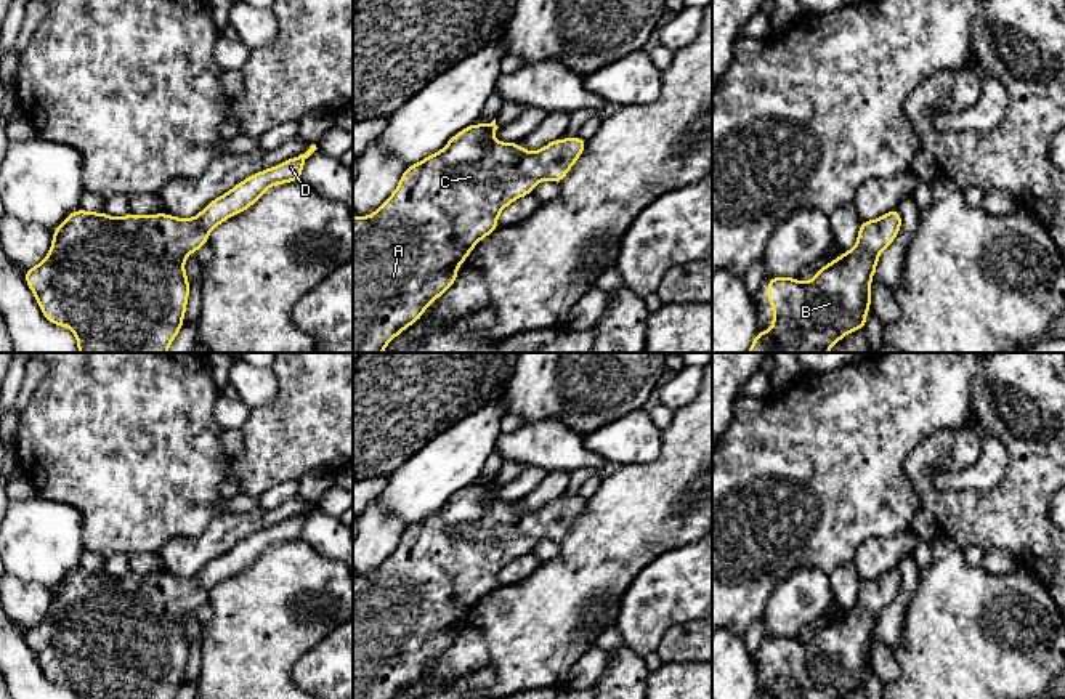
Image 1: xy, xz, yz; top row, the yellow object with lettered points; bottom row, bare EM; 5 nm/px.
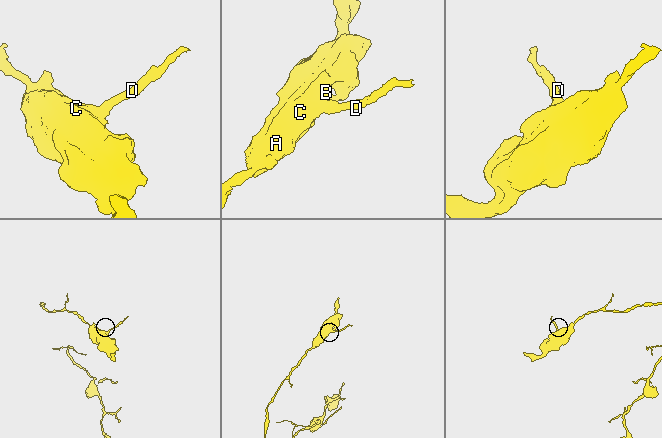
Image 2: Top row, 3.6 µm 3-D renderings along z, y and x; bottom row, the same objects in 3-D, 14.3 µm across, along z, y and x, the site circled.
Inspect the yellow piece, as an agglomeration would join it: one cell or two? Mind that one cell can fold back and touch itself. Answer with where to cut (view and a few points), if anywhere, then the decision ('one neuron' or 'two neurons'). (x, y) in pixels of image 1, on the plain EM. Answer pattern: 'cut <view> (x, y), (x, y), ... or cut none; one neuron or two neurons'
cut none; one neuron

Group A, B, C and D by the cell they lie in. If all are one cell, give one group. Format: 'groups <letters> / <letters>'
groups A B C D

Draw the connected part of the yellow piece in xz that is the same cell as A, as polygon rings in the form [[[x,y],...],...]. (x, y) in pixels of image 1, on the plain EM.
[[[496,478],[486,484],[473,483],[464,487],[454,494],[439,511],[407,526],[401,534],[398,547],[372,574],[353,577],[353,699],[393,699],[404,688],[419,680],[427,665],[452,646],[459,633],[457,625],[467,619],[473,606],[499,587],[499,572],[513,560],[532,553],[534,545],[545,537],[560,543],[587,505],[587,500],[579,495],[573,499],[560,497],[536,511],[526,511],[518,502],[494,500],[492,494],[497,487]]]

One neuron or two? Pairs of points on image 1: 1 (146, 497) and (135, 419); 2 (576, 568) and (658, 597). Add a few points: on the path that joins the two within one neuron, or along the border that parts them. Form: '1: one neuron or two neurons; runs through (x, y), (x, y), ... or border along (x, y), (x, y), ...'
1: one neuron; runs through (143, 478), (143, 462), (135, 448), (135, 438)
2: two neurons; border along (653, 558), (624, 593), (615, 622)

